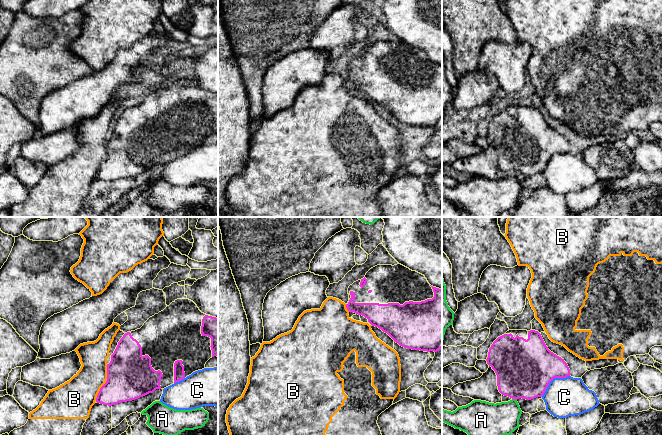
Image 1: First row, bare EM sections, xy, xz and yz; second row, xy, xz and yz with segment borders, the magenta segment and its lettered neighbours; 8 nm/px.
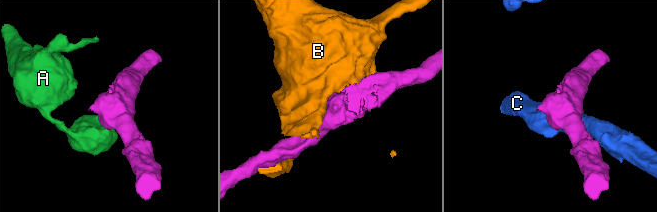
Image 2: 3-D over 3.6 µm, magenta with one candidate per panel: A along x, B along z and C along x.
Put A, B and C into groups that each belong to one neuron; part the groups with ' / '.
A / B / C

